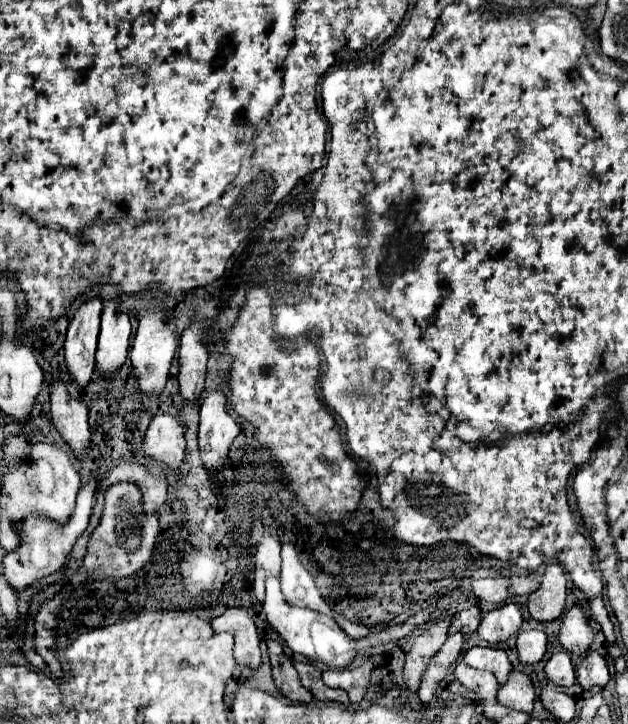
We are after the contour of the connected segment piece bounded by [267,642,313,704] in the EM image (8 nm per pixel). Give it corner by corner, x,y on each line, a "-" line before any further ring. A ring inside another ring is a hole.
267,642
267,654
271,660
271,668
273,668
273,680
275,680
275,686
279,688
279,692
293,702
309,704
313,700
313,696
309,690
303,688
303,684
297,676
297,670
293,668
291,658
283,654
283,646
279,642

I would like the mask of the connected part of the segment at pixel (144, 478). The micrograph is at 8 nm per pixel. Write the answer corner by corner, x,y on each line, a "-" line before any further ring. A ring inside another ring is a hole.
125,462
123,466
113,468
103,480
101,486
113,486
117,482
133,482
143,492
143,512
157,514
159,506
167,498
167,482
163,474
151,466
139,466
135,462

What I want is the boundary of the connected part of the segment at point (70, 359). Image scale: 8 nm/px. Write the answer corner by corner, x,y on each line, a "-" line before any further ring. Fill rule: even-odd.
93,298
85,302
69,322
65,338
65,364
71,380
79,388
85,388
93,380
99,318
101,318
101,300

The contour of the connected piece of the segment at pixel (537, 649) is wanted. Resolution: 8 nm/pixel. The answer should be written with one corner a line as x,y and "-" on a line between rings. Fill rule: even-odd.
527,630
517,636
517,654
521,664
537,664
547,652
547,636
543,630

